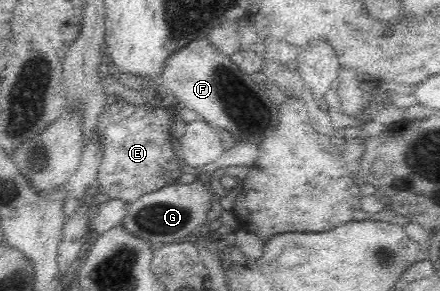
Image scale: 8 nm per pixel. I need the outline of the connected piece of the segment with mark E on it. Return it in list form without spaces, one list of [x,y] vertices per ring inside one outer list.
[[[119,100],[107,105],[99,115],[94,132],[100,135],[103,156],[96,181],[100,191],[110,199],[137,201],[145,193],[175,183],[183,172],[171,131],[174,113],[169,113],[169,109],[145,109]]]

